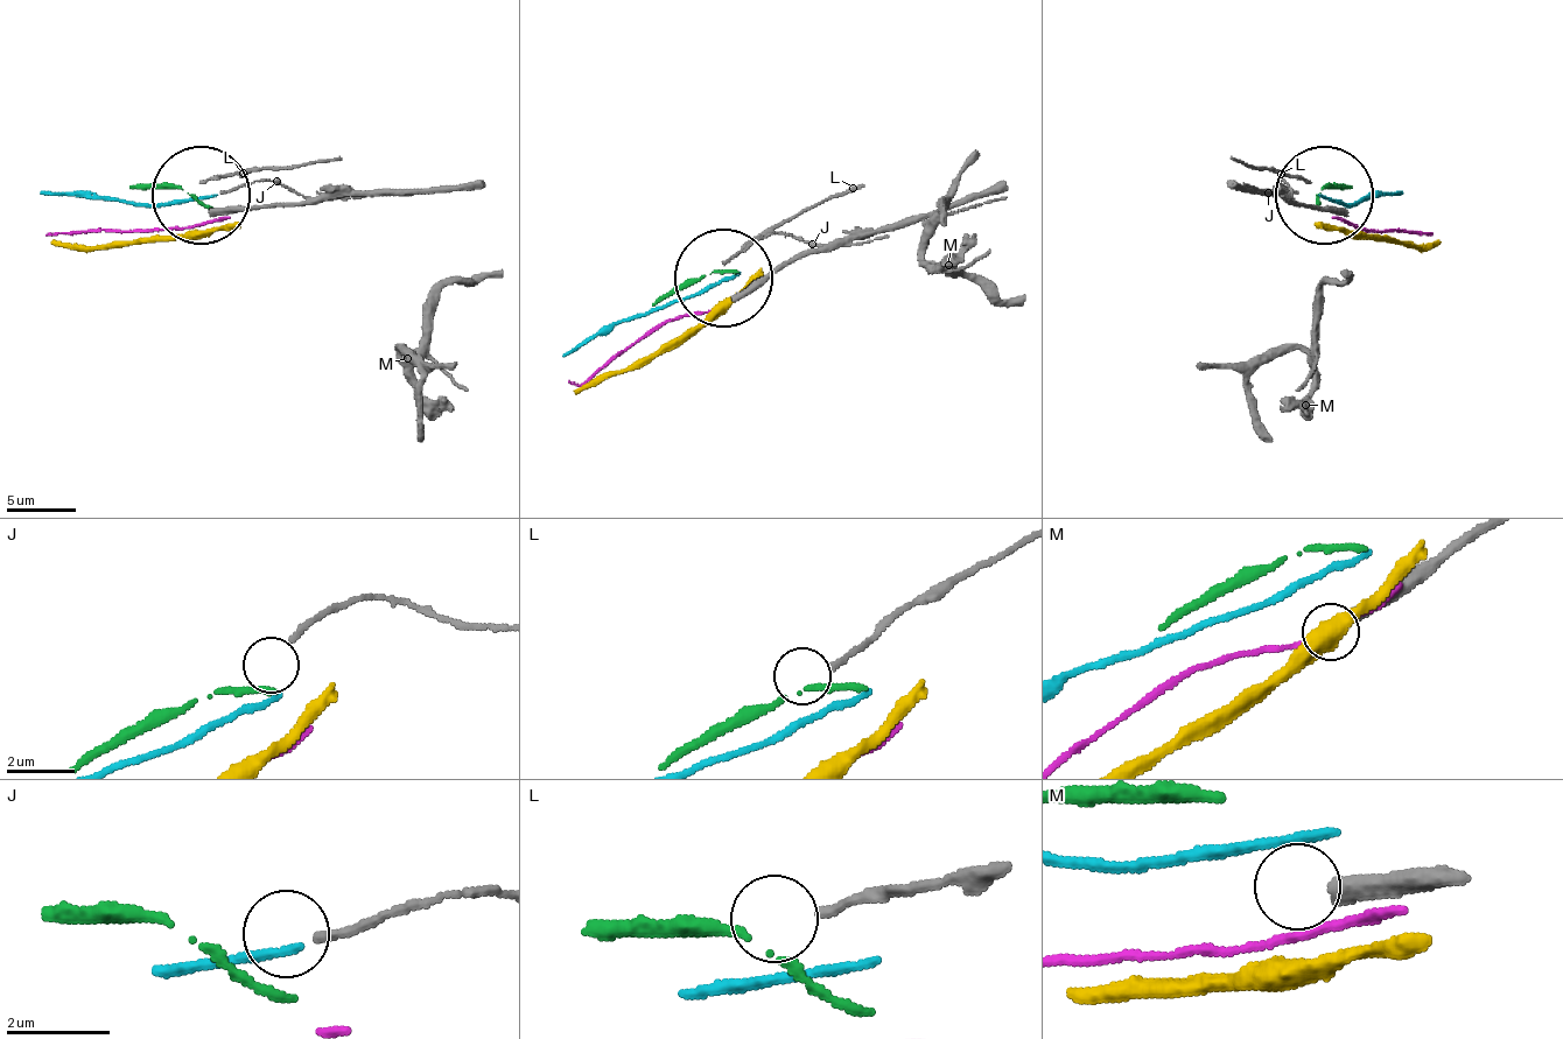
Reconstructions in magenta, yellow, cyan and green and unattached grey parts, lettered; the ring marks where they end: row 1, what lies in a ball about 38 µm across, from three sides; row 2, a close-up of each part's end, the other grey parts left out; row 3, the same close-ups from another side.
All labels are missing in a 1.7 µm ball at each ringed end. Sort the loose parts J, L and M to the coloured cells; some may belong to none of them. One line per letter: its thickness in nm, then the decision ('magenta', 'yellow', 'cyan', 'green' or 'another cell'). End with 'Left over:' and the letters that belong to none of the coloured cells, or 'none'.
J: calibre 170 nm; another cell
L: calibre 170 nm; another cell
M: calibre 400 nm; another cell
Left over: J, L, M

